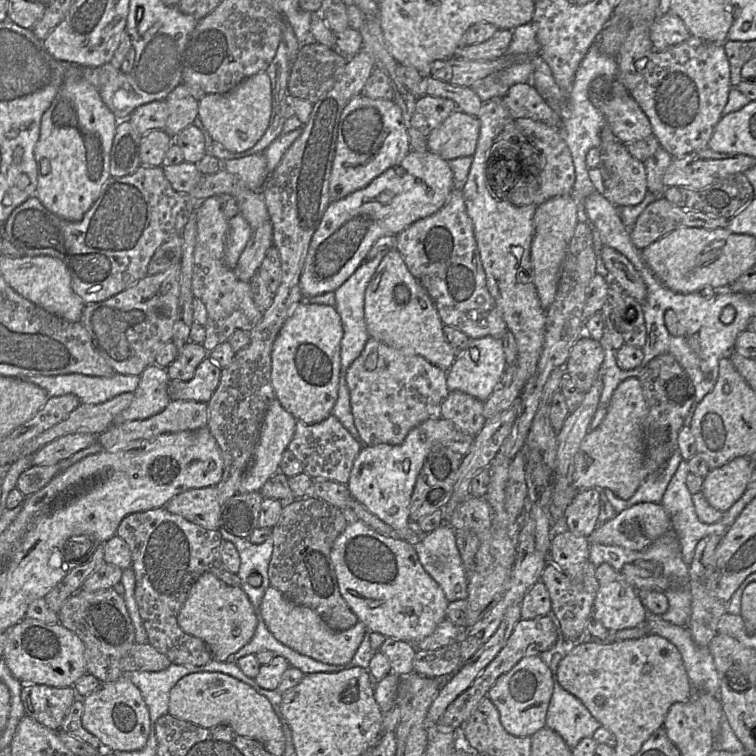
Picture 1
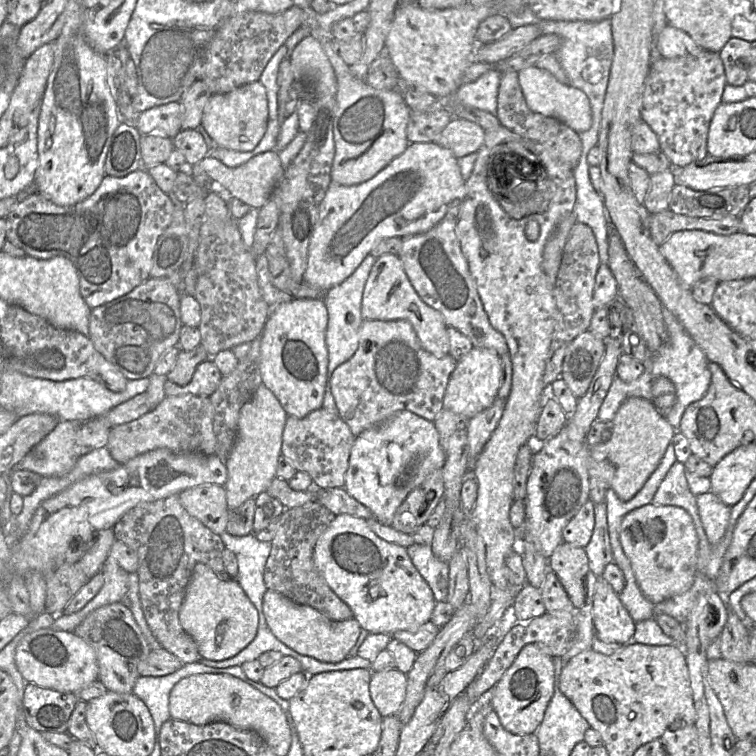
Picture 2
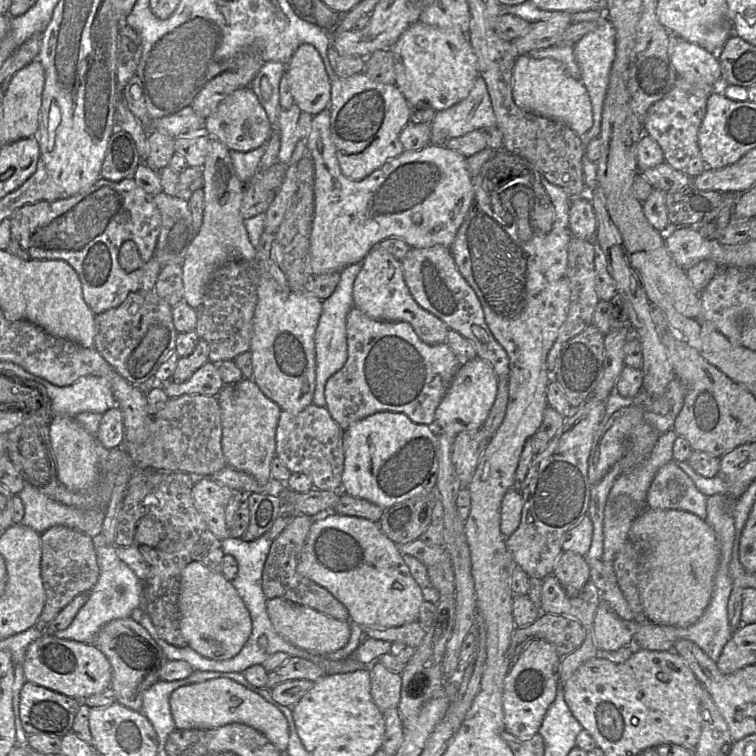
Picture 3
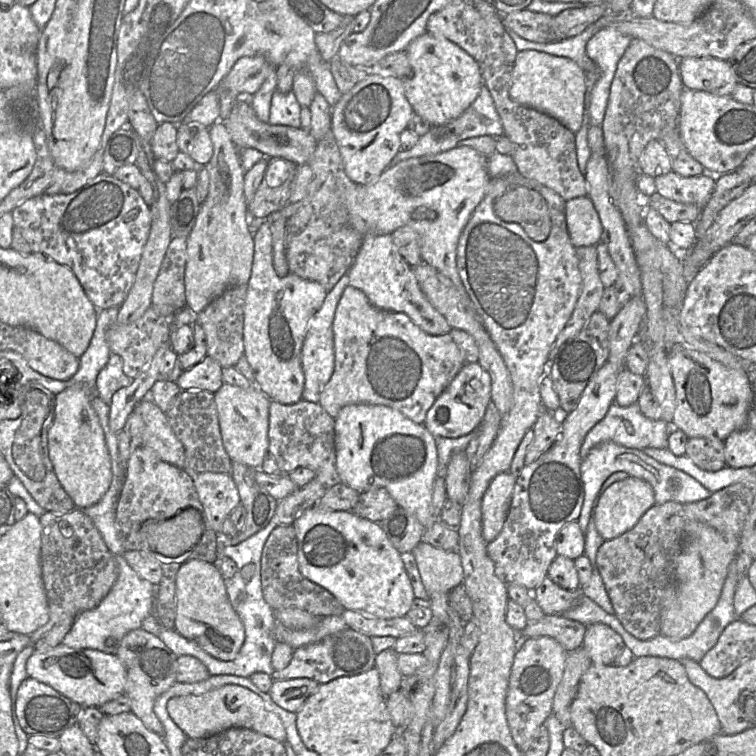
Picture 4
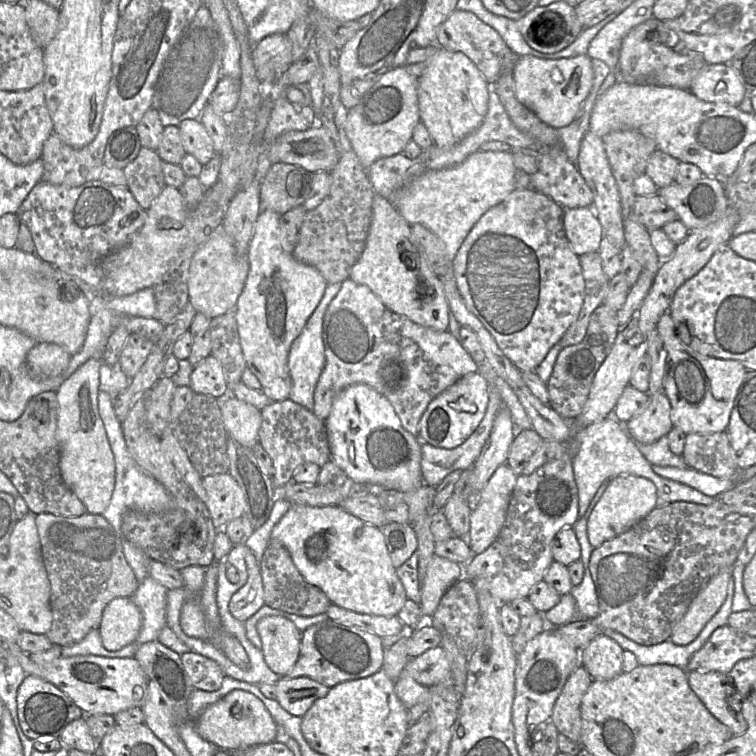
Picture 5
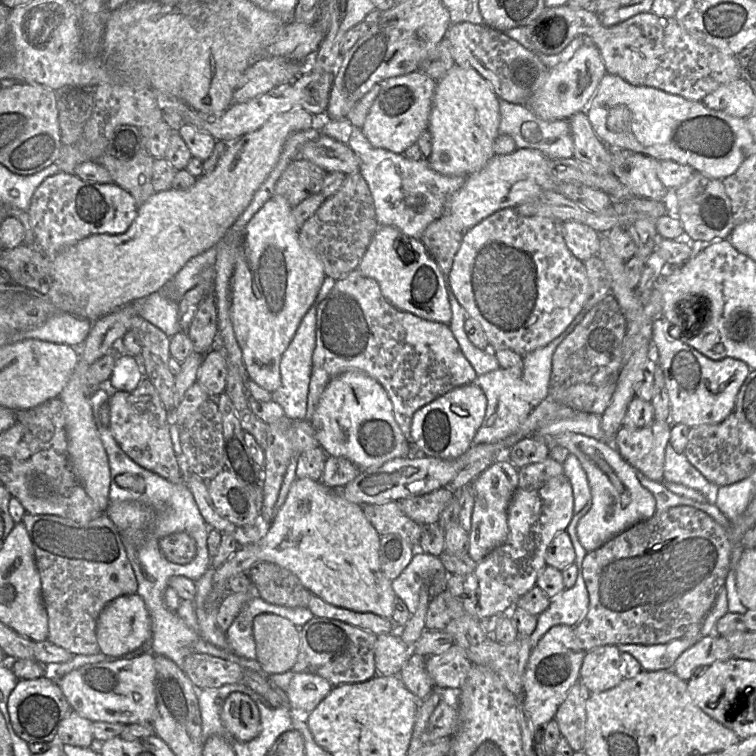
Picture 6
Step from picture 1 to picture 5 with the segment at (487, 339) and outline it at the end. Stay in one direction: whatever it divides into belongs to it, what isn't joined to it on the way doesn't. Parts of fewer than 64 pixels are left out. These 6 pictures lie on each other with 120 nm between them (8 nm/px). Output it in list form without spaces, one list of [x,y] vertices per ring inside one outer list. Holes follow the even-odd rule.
[[[479,371],[467,374],[428,405],[419,422],[418,438],[434,447],[453,449],[464,443],[483,420],[489,402],[489,382]]]

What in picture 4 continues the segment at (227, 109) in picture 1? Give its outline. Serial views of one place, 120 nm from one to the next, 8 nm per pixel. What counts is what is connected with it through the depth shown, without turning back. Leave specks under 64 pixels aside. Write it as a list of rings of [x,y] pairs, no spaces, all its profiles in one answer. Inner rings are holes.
[[[237,99],[229,117],[223,121],[231,141],[239,149],[254,148],[266,158],[280,157],[296,165],[307,164],[317,147],[309,130],[282,125],[271,125],[258,119],[251,102]]]

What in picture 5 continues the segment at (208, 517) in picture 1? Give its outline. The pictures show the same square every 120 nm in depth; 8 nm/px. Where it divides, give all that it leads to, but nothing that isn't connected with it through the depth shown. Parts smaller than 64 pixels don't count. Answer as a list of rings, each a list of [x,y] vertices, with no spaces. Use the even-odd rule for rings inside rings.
[[[228,472],[203,477],[202,484],[207,494],[205,506],[216,528],[245,515],[244,493]]]

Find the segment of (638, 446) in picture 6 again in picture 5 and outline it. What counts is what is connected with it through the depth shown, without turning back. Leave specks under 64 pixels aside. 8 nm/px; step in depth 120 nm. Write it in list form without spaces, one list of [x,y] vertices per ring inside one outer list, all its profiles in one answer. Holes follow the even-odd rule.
[[[659,392],[649,396],[646,409],[624,425],[629,436],[637,444],[651,444],[666,436],[674,427],[667,395]]]

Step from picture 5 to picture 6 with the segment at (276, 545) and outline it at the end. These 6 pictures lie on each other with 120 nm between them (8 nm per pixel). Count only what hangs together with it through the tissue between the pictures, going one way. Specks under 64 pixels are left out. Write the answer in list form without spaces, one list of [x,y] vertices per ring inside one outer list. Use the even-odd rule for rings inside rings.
[[[260,562],[246,574],[258,596],[267,603],[289,608],[307,608],[312,594],[288,569],[272,562]]]

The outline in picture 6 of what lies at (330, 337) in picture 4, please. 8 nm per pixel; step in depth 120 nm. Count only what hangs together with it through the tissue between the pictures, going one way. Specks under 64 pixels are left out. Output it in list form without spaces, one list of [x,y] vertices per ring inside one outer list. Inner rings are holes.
[[[326,276],[318,292],[315,302],[309,308],[302,318],[291,342],[283,352],[280,360],[281,385],[277,390],[272,392],[272,400],[278,403],[284,414],[293,419],[305,419],[307,411],[307,398],[309,383],[312,372],[312,356],[316,345],[316,315],[319,303],[332,290],[335,281],[333,278]]]

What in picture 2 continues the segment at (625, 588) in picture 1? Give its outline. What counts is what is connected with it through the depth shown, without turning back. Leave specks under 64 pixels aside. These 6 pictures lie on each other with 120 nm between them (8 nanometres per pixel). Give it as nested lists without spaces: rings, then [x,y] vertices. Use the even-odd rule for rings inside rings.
[[[602,576],[597,577],[592,619],[595,635],[603,642],[625,645],[633,639],[636,622]]]

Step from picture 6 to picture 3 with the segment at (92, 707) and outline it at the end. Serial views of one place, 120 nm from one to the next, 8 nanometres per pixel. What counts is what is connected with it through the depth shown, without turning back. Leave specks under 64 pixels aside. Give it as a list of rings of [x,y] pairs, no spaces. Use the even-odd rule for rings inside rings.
[[[42,635],[26,650],[23,661],[27,681],[80,700],[110,689],[111,665],[106,656],[93,644]]]

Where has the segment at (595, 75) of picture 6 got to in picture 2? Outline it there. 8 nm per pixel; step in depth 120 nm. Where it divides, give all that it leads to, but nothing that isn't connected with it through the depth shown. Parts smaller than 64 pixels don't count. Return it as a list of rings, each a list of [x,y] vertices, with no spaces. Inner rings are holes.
[[[536,66],[522,69],[518,76],[526,104],[532,111],[554,117],[577,133],[585,132],[591,127],[591,106],[583,91],[569,84],[560,83],[550,72]]]

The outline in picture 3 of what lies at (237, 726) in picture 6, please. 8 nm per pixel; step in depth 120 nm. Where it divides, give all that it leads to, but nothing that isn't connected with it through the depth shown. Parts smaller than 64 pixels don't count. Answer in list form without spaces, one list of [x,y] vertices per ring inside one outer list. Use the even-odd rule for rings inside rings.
[[[217,678],[182,686],[171,693],[169,707],[177,729],[211,729],[227,724],[245,724],[263,734],[280,752],[287,749],[289,728],[285,716],[260,695],[231,679]]]

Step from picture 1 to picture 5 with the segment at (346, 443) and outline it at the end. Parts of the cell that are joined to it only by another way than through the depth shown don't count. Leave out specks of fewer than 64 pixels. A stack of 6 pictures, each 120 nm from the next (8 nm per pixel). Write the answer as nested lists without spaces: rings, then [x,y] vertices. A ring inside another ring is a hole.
[[[285,399],[270,402],[261,413],[259,443],[272,460],[274,472],[271,478],[275,489],[282,488],[291,481],[293,472],[300,465],[315,463],[321,467],[331,460],[325,422],[312,411],[290,399]]]

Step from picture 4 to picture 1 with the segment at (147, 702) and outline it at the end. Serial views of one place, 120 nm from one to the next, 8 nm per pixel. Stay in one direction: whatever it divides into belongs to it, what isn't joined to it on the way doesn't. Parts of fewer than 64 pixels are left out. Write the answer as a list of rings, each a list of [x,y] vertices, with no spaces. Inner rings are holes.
[[[113,588],[97,592],[87,592],[82,589],[71,595],[58,613],[59,623],[75,633],[85,646],[86,671],[100,682],[113,682],[124,673],[120,668],[121,659],[131,650],[135,642],[135,629],[128,614],[123,596]]]

